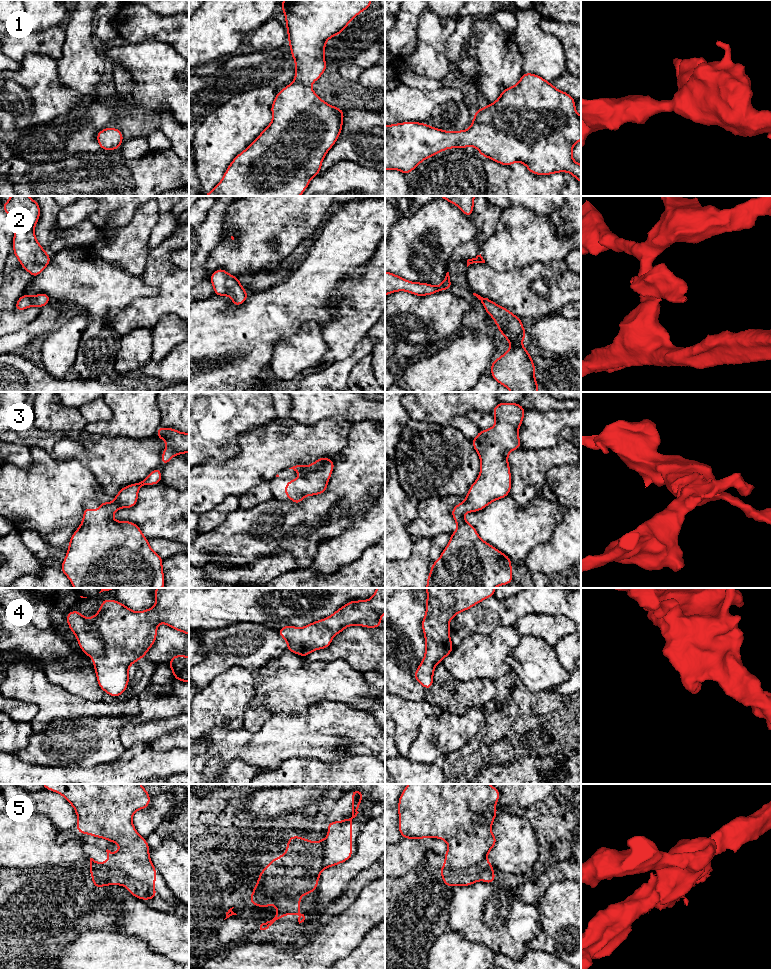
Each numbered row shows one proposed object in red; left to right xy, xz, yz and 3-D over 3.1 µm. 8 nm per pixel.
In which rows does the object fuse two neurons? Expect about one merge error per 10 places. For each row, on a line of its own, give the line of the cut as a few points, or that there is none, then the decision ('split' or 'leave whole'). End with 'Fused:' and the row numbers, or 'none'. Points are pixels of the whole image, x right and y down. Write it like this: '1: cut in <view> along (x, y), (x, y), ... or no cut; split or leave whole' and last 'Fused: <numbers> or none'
1: no cut; leave whole
2: no cut; leave whole
3: no cut; leave whole
4: no cut; leave whole
5: no cut; leave whole
Fused: none

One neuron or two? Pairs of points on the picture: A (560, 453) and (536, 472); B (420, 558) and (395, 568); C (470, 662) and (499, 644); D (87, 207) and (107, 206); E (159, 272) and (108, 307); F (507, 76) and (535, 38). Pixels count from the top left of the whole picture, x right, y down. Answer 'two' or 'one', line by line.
A: one
B: one
C: one
D: two
E: two
F: two

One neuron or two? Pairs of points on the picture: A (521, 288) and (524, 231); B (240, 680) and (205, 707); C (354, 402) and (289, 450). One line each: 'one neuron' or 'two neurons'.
A: two neurons
B: one neuron
C: two neurons

